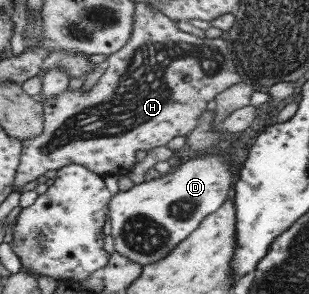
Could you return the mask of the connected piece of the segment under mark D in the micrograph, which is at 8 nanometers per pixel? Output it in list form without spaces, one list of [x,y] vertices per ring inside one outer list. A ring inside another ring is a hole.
[[[226,154],[196,155],[156,180],[142,181],[112,195],[105,208],[113,250],[136,264],[152,264],[164,258],[198,223],[228,198],[232,164]]]

